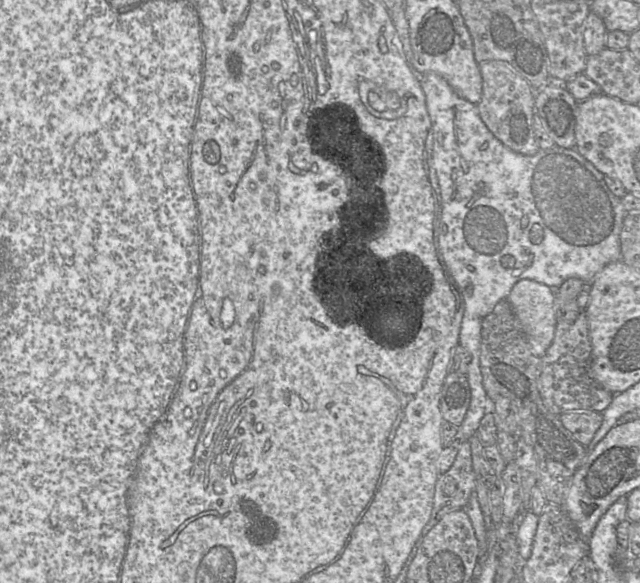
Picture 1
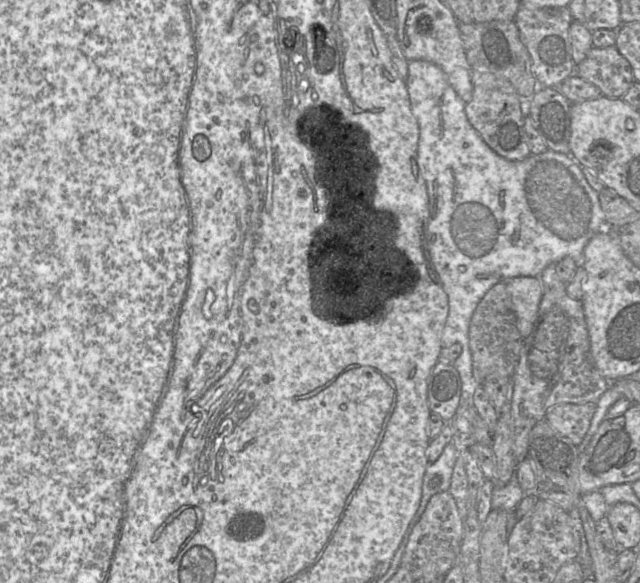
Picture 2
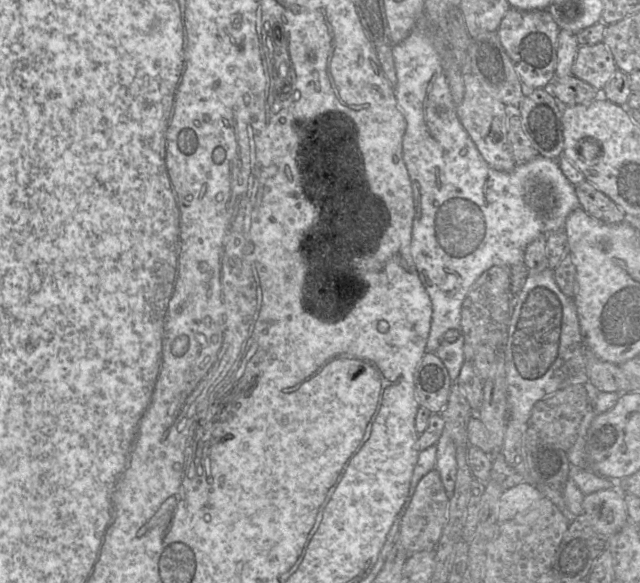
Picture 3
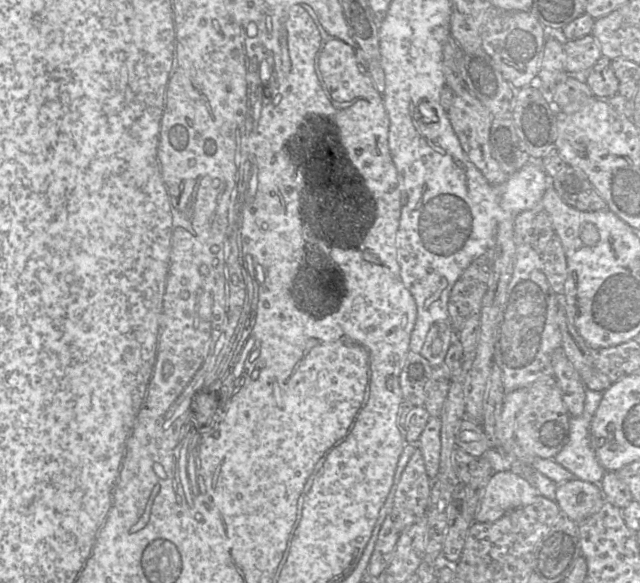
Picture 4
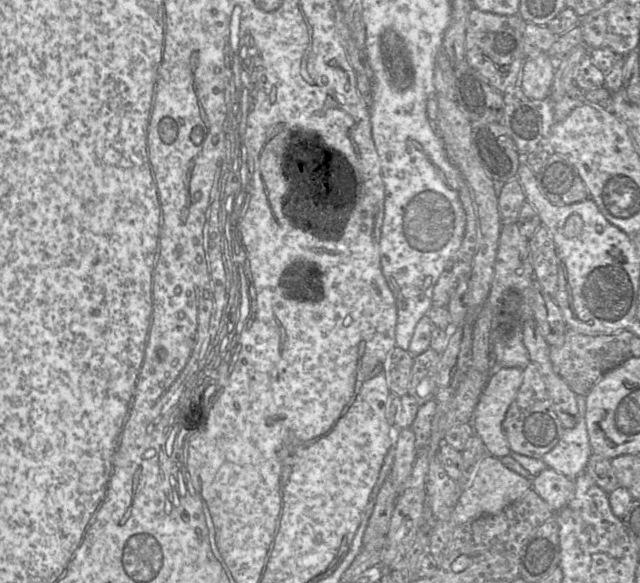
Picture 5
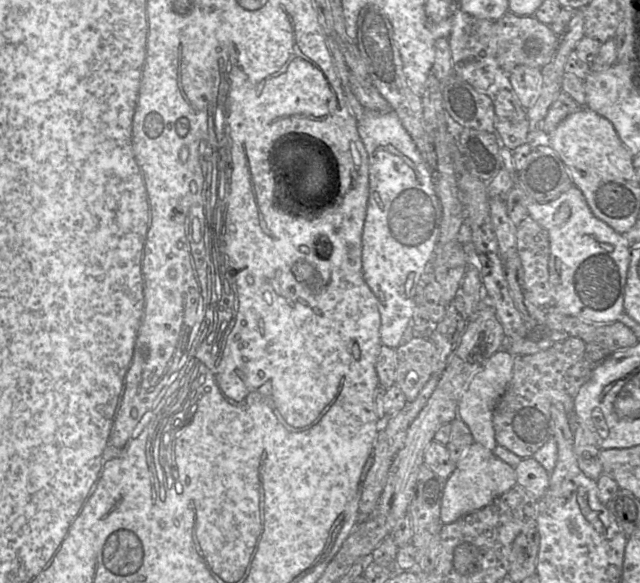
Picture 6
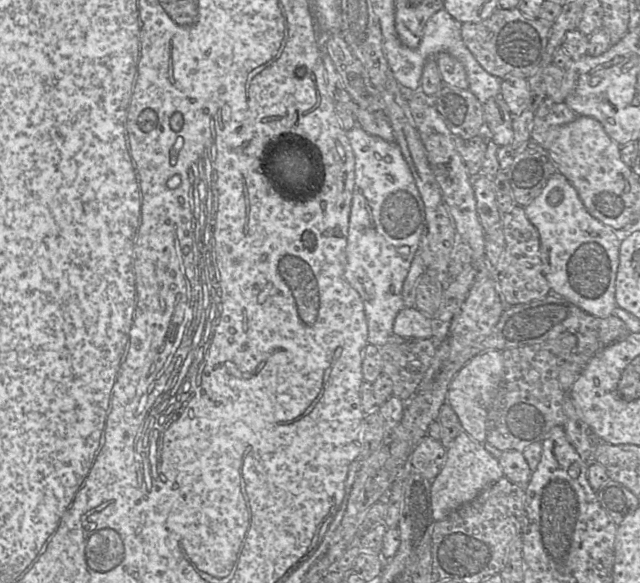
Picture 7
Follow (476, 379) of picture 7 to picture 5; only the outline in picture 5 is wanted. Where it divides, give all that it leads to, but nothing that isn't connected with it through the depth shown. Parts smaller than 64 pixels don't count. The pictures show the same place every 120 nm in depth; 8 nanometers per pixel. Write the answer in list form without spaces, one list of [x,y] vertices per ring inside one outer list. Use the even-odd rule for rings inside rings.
[[[513,367],[499,368],[487,379],[477,405],[471,415],[470,424],[483,441],[488,453],[495,457],[509,456],[512,452],[502,424],[507,410],[514,401],[522,382],[523,371],[521,369]]]

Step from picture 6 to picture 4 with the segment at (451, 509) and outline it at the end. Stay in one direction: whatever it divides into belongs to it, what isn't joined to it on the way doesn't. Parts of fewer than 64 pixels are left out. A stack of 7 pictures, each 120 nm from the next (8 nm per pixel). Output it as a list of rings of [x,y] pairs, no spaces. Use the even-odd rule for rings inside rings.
[[[513,471],[494,472],[485,485],[475,514],[476,522],[494,522],[507,513],[526,506],[540,494]]]

